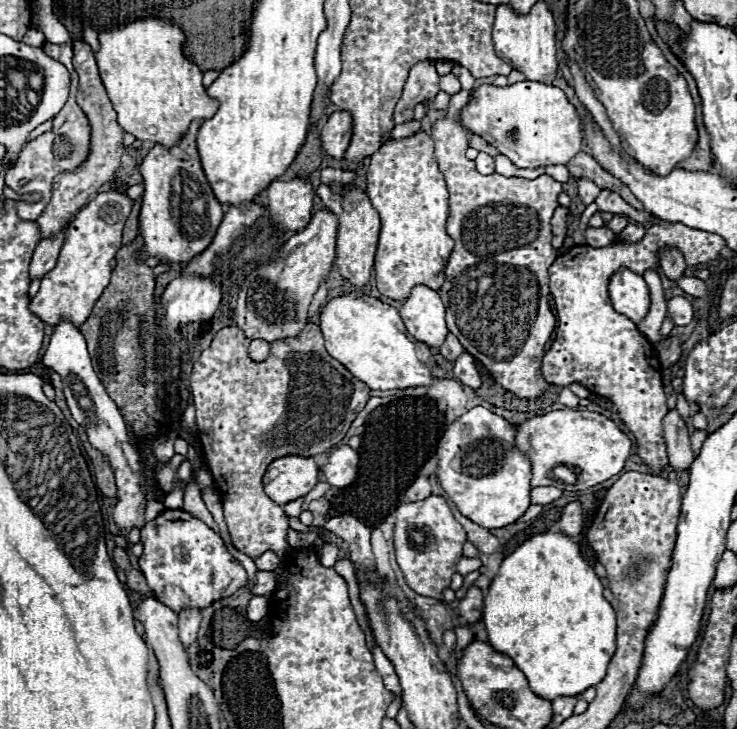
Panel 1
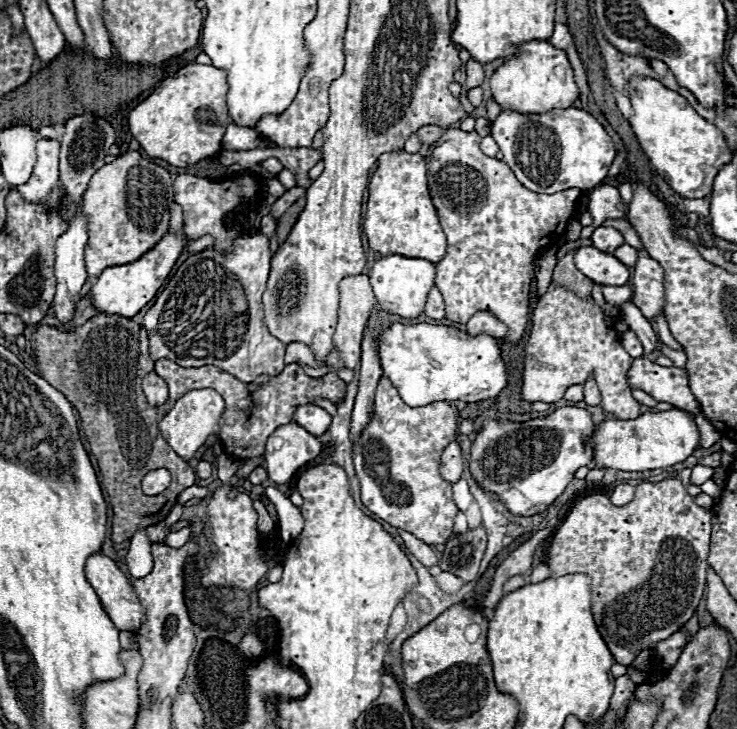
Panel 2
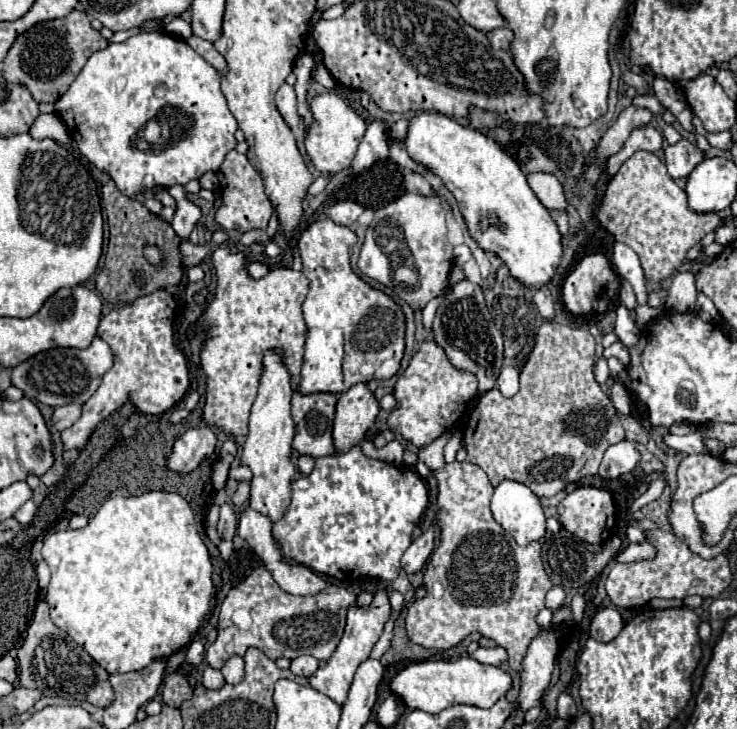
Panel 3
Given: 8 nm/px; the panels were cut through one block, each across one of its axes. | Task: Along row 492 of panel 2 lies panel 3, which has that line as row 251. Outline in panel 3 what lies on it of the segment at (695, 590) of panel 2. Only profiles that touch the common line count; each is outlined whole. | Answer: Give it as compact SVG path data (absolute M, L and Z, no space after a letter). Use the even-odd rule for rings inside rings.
M640 150L622 164L606 186L600 206L600 224L618 242L636 250L644 276L656 284L678 272L688 260L688 250L720 226L720 216L716 212L692 212L686 204L686 192L668 176L662 160L654 152Z

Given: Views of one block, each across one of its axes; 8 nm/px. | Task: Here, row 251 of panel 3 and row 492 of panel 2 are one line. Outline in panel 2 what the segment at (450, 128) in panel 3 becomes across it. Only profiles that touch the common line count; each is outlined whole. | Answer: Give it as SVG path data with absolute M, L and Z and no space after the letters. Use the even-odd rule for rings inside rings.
M564 406L554 410L546 418L526 420L526 422L510 422L510 420L492 420L486 418L476 440L470 448L470 472L472 478L482 486L486 494L498 496L498 500L514 514L514 516L534 516L544 512L574 480L574 472L580 466L586 466L592 460L592 446L588 438L594 430L594 422L584 408Z

